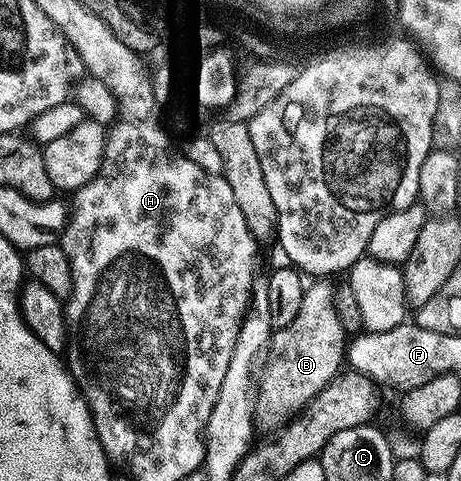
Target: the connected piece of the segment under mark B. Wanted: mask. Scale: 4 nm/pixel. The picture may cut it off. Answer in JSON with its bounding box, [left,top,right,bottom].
[253,279,347,430]

